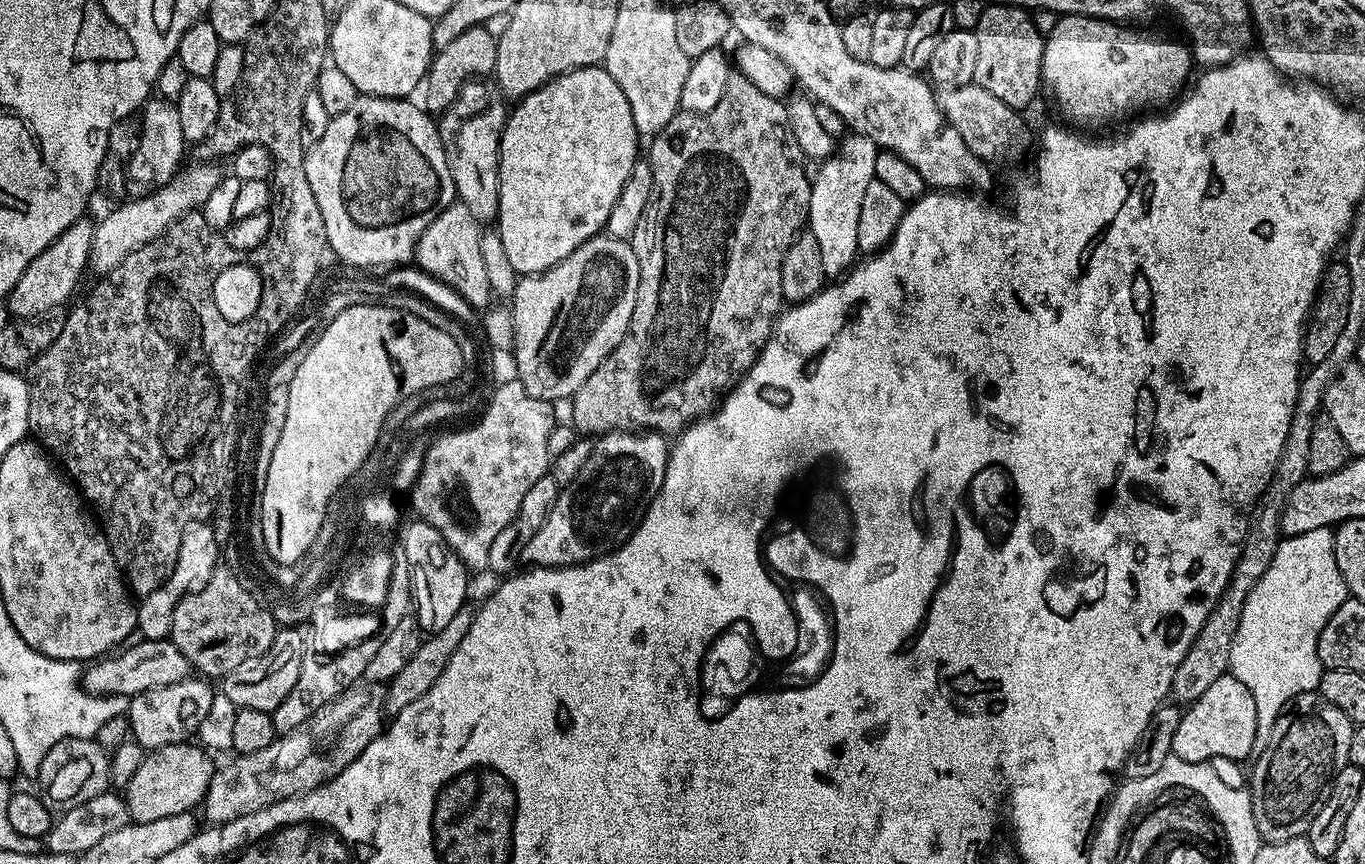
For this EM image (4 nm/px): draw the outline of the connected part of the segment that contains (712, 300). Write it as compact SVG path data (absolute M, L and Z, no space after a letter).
M729 75L728 81L726 82L726 90L722 90L722 98L719 100L718 106L714 106L714 110L710 110L709 112L686 112L681 110L677 112L674 118L670 118L670 122L666 122L663 132L658 132L655 136L651 137L649 144L652 145L649 146L648 152L646 152L646 159L650 162L650 168L654 170L654 190L650 190L650 202L638 222L638 230L634 230L630 241L634 254L638 258L638 270L640 271L638 298L634 302L632 321L628 327L627 334L622 338L622 342L618 342L616 349L598 365L594 370L594 374L590 374L590 378L586 378L586 382L582 382L582 386L570 398L570 405L572 404L572 417L570 417L570 420L577 433L580 434L592 434L588 432L596 432L595 434L603 434L605 432L660 432L663 434L679 434L689 424L699 420L701 416L709 415L717 407L721 397L739 381L740 377L760 357L760 351L764 348L764 343L770 338L772 327L776 324L776 317L780 315L786 304L784 295L782 294L782 258L786 254L786 250L796 241L796 237L800 235L802 229L808 222L812 181L810 179L810 172L804 169L804 164L806 165L804 151L798 146L798 138L794 138L794 130L790 130L790 118L788 117L785 101L775 100L766 94L762 94L762 90L758 90L758 86L754 86L754 82L750 82L742 75Z

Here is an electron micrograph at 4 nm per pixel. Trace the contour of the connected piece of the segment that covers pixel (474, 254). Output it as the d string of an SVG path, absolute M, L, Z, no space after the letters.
M459 202L450 205L426 230L422 230L422 238L416 243L415 267L452 287L458 295L466 300L474 309L484 310L493 303L490 278L486 275L486 265L482 259L482 242L480 233L482 225L479 220L466 210Z

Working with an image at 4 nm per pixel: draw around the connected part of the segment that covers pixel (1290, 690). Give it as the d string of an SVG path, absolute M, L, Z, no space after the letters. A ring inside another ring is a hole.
M1331 527L1318 528L1316 530L1306 530L1304 534L1297 536L1289 536L1281 539L1278 550L1274 554L1274 560L1270 562L1270 566L1266 566L1266 572L1262 574L1262 578L1254 586L1254 590L1250 590L1250 598L1246 598L1246 602L1242 606L1242 618L1238 622L1238 634L1234 634L1234 646L1230 646L1230 666L1229 673L1238 678L1238 682L1242 682L1242 686L1246 686L1246 690L1250 690L1250 694L1254 694L1254 710L1257 711L1258 727L1255 731L1254 746L1252 747L1252 756L1257 757L1266 750L1266 745L1270 742L1270 736L1273 733L1274 722L1280 717L1281 713L1287 709L1292 703L1295 696L1300 696L1304 692L1314 692L1320 686L1320 674L1322 665L1318 658L1318 630L1322 626L1326 626L1326 622L1330 618L1330 614L1334 614L1334 610L1338 610L1338 606L1342 606L1344 600L1349 599L1348 587L1342 578L1342 574L1338 570L1338 562L1334 562L1334 542L1332 541L1333 529ZM1288 628L1292 632L1309 632L1309 636L1288 636Z

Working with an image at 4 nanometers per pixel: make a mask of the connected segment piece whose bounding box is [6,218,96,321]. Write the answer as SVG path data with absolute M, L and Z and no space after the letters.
M88 218L75 220L60 232L57 240L42 250L42 254L38 254L38 258L30 262L30 266L26 266L26 270L22 270L22 278L18 278L6 301L6 307L13 312L11 315L15 319L35 321L47 317L44 316L47 312L62 307L75 294L76 283L83 278L84 272L89 271L88 255L94 242L95 229L96 224L88 221Z

